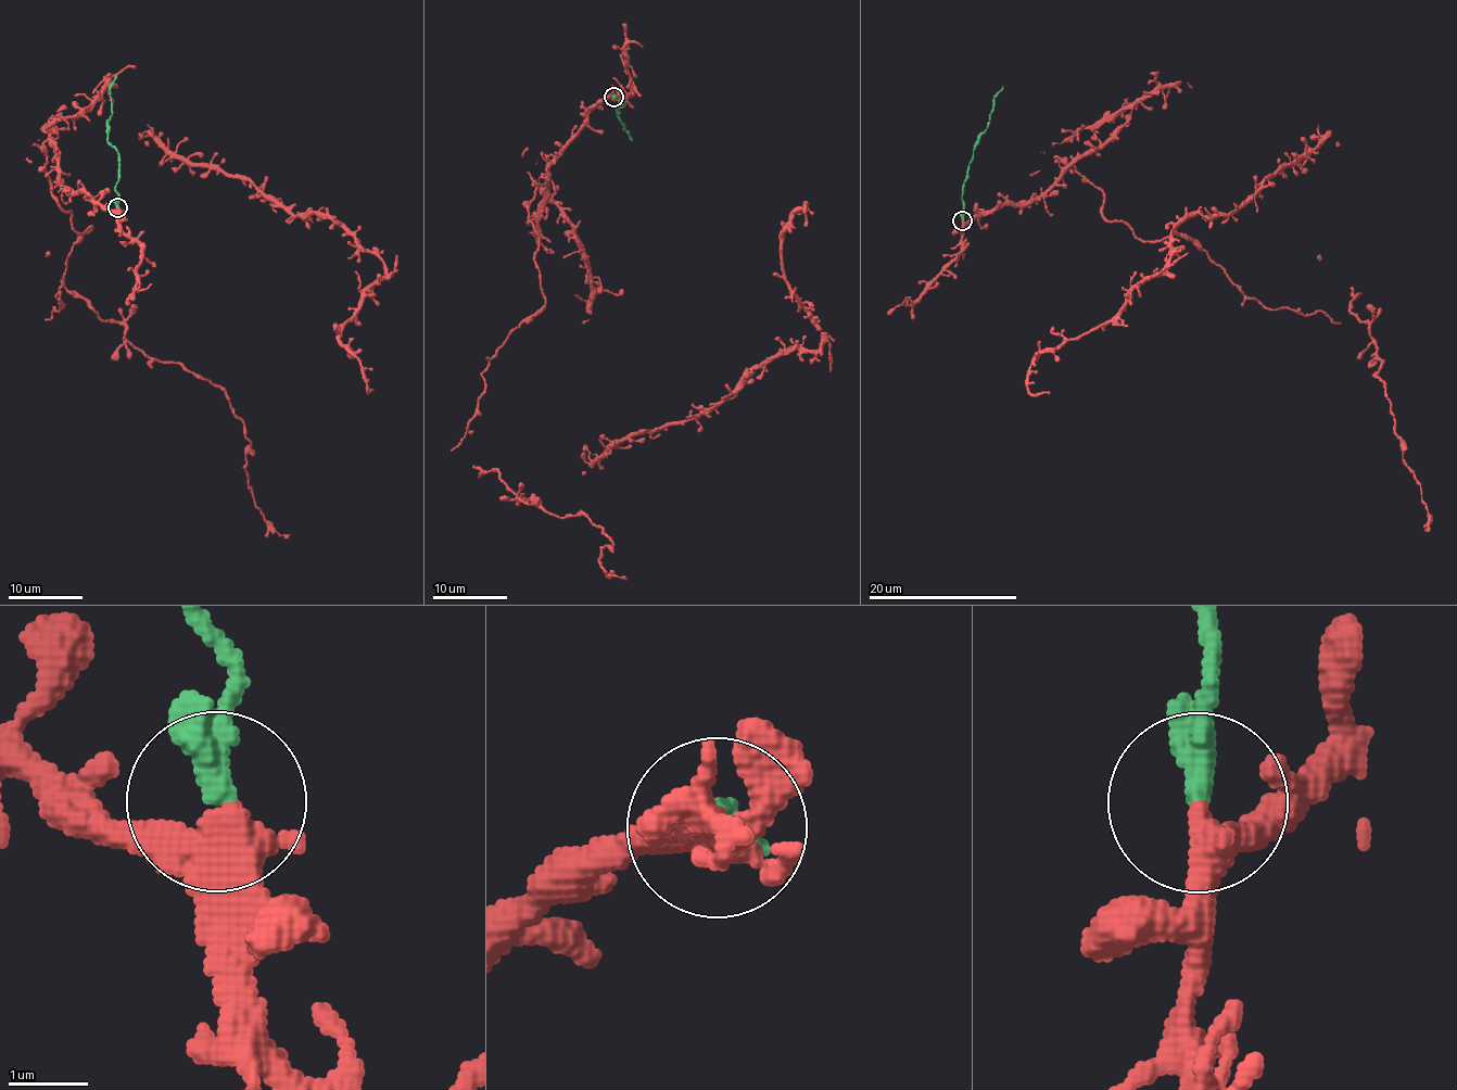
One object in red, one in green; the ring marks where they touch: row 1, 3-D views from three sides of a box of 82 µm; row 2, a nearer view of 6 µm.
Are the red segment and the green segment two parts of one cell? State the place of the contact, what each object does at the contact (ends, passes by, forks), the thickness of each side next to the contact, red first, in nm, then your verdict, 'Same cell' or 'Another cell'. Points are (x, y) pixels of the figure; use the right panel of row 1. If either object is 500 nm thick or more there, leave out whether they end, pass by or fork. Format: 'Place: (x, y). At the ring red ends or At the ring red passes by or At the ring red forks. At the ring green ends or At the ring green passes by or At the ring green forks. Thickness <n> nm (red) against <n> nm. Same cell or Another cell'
Place: (962, 220). At the ring red passes by. At the ring green ends. Thickness 360 nm (red) against 400 nm. Another cell

